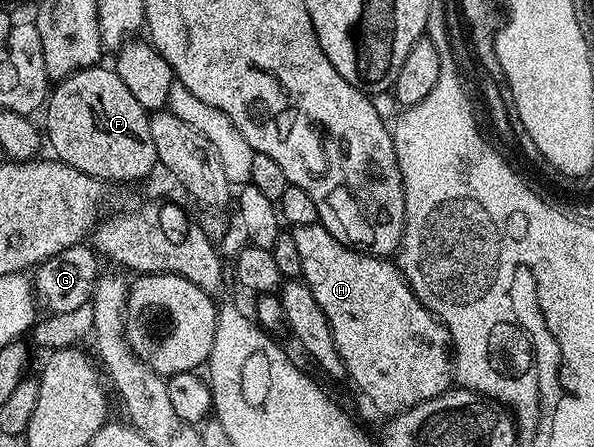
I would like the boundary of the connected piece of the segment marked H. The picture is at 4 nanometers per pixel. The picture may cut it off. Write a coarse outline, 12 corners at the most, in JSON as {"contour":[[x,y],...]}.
{"contour":[[293,245],[346,378],[383,414],[452,386],[447,326],[390,258]]}

